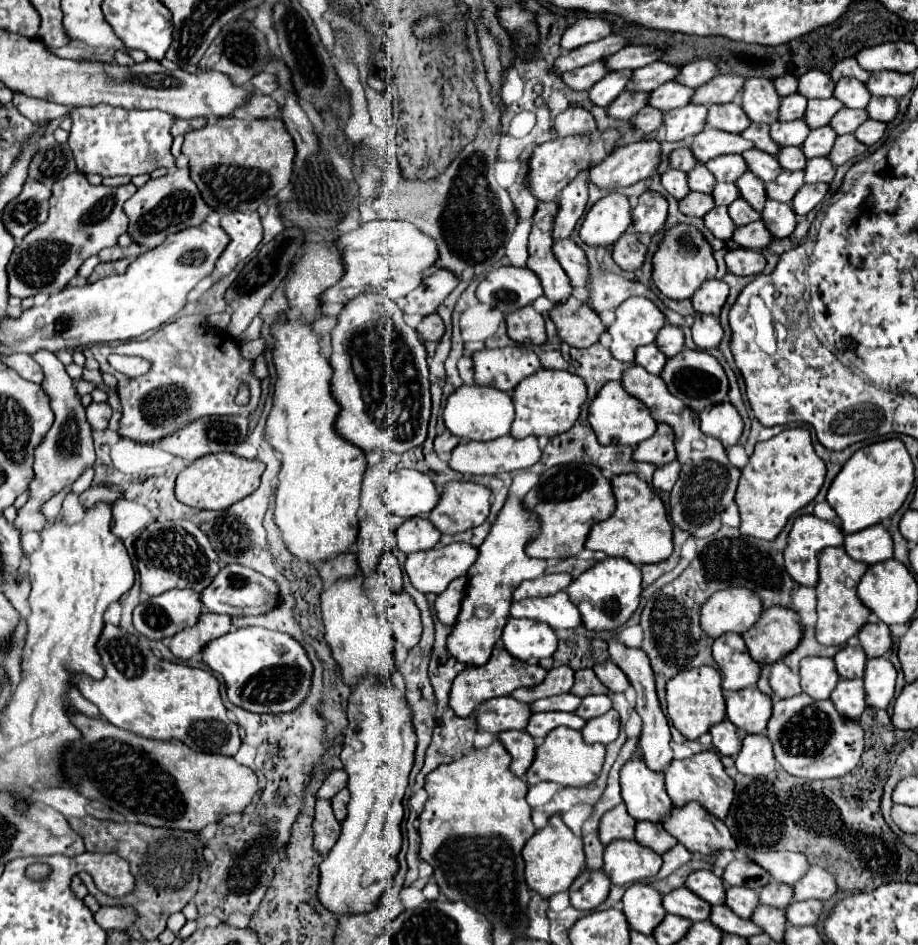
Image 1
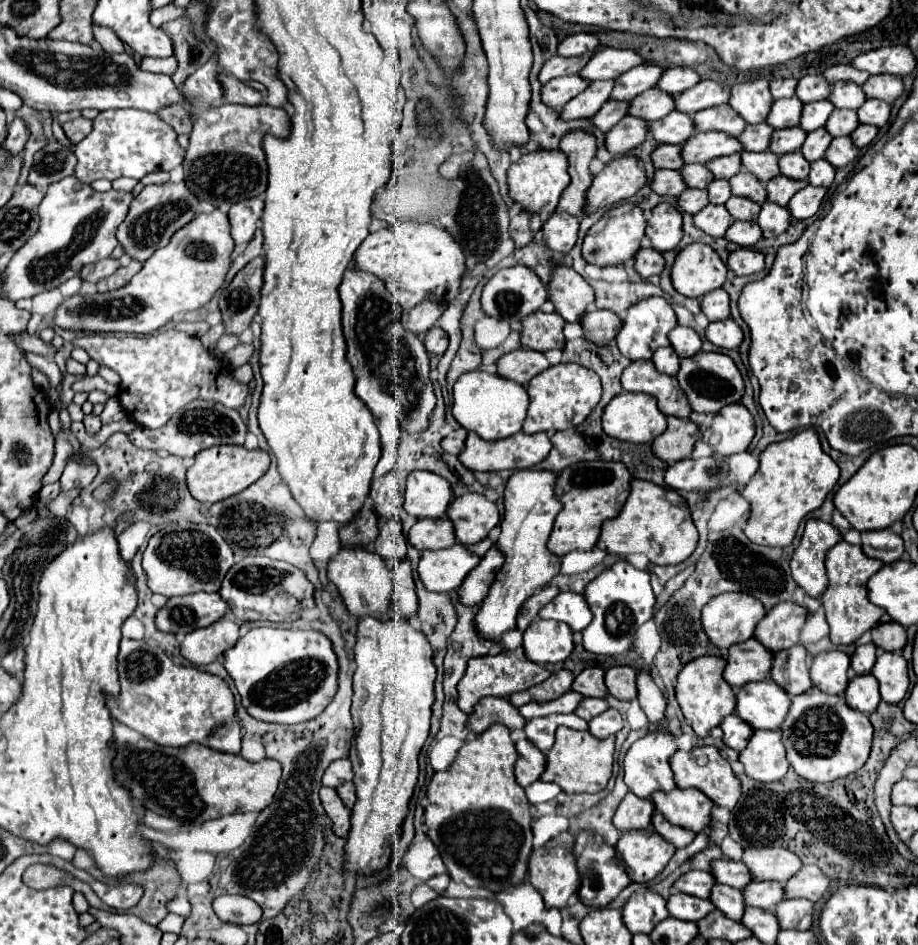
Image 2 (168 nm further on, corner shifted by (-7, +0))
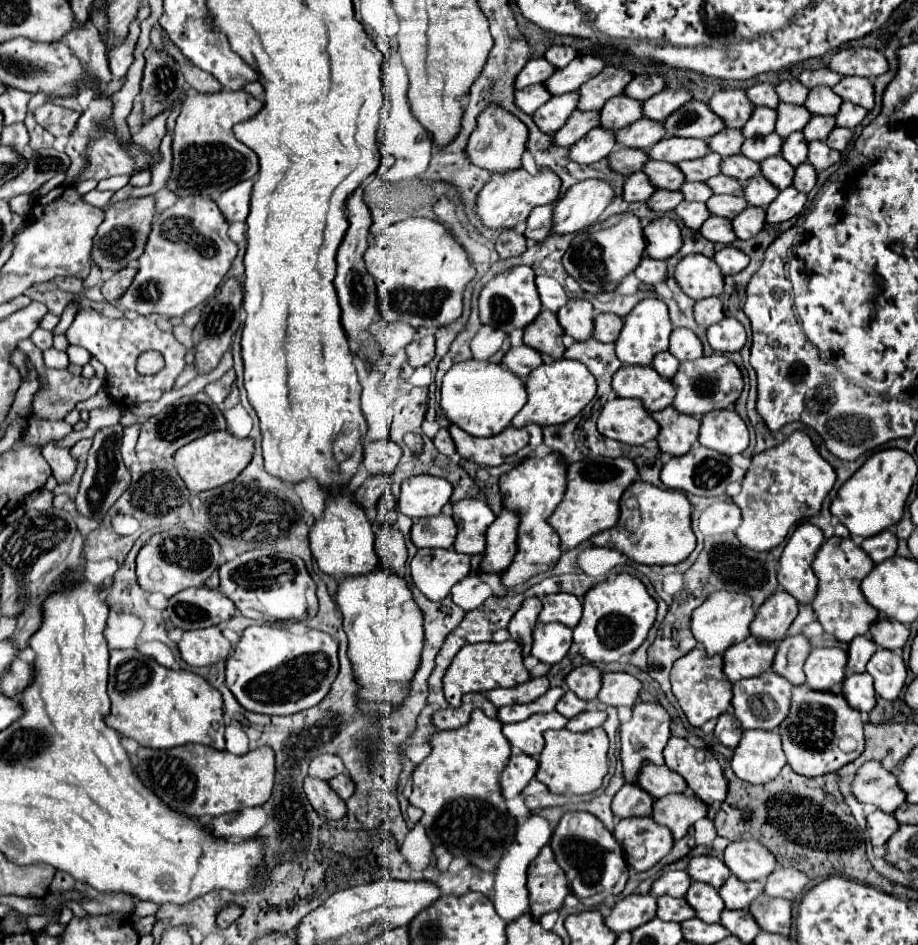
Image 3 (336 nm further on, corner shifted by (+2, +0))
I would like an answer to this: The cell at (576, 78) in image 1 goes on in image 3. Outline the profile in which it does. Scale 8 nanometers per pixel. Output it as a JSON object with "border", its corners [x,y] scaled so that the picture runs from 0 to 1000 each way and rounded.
{"border":[[[585,89],[585,91],[576,91],[576,93],[570,93],[570,95],[563,95],[561,97],[561,108],[563,112],[574,119],[574,121],[581,121],[587,112],[592,112],[596,106],[598,106],[598,95],[594,95],[594,89]]]}

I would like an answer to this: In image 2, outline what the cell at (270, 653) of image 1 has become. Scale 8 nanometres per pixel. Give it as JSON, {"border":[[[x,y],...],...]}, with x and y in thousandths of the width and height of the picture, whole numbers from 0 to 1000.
{"border":[[[296,662],[275,665],[244,692],[244,707],[255,720],[264,737],[264,747],[270,751],[270,756],[290,764],[322,766],[322,764],[340,762],[349,753],[353,753],[353,749],[362,743],[368,730],[366,690],[362,686],[362,679],[351,669],[344,667],[314,667],[314,665],[296,665]]]}

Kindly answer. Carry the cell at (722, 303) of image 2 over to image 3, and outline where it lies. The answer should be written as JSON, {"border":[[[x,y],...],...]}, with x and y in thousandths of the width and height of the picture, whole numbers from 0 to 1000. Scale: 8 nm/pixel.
{"border":[[[783,315],[759,317],[757,324],[755,324],[755,332],[757,332],[757,341],[768,345],[768,347],[775,345],[775,343],[781,343],[785,337],[790,337]]]}

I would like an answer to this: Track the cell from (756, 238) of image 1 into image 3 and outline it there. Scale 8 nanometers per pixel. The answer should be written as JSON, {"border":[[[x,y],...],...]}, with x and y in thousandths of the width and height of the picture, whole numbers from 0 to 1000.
{"border":[[[772,229],[768,237],[761,243],[770,254],[783,256],[783,258],[798,258],[803,250],[798,248],[798,237],[794,231],[783,231],[783,229]]]}

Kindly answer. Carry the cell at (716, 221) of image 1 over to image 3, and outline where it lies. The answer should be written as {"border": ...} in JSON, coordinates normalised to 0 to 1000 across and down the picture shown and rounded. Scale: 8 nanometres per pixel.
{"border":[[[742,214],[742,218],[737,218],[735,226],[744,233],[744,237],[753,243],[761,243],[768,235],[768,231],[772,231],[772,220],[766,214]]]}

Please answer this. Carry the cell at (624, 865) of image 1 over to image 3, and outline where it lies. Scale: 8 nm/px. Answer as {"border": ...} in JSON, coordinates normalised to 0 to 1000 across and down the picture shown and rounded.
{"border":[[[711,866],[674,868],[668,885],[676,891],[681,910],[692,923],[703,923],[714,916],[733,897],[731,880],[711,870]]]}

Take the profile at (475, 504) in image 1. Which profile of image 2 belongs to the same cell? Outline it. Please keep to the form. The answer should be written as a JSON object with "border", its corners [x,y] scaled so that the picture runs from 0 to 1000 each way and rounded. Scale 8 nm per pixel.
{"border":[[[505,523],[497,527],[488,538],[488,546],[495,552],[499,574],[505,578],[527,571],[545,552],[540,533],[532,531],[525,523]]]}

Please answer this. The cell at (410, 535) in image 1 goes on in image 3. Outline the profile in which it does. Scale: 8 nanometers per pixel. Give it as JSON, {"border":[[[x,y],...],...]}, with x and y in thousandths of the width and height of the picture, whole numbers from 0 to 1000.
{"border":[[[478,544],[472,548],[456,548],[448,559],[448,571],[454,580],[491,580],[498,567],[498,557],[491,546]]]}

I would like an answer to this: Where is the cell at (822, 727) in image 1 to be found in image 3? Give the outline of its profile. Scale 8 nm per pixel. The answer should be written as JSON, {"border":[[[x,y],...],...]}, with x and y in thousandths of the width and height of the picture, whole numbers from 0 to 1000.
{"border":[[[879,724],[864,728],[862,751],[849,766],[849,777],[859,811],[879,823],[890,823],[916,815],[938,798],[942,787],[938,756],[929,751],[916,734],[888,732],[879,728]]]}

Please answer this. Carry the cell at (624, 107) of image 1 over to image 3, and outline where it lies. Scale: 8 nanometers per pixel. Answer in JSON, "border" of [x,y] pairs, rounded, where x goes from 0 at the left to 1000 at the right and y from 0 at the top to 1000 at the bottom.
{"border":[[[626,116],[620,127],[615,129],[615,133],[602,142],[602,152],[607,154],[624,154],[631,146],[635,146],[644,135],[653,133],[653,125],[655,121],[653,119],[633,119],[633,116]]]}

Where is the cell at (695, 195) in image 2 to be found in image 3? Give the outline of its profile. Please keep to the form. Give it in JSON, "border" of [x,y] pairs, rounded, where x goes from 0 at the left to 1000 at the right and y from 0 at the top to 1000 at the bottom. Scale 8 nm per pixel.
{"border":[[[716,201],[707,212],[707,220],[716,222],[716,224],[731,224],[735,222],[742,214],[744,214],[744,205],[742,203],[731,203],[731,201]]]}

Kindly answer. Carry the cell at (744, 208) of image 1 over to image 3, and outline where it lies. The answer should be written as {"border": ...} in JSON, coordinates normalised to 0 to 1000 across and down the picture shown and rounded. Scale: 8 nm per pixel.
{"border":[[[785,205],[785,207],[775,207],[770,214],[770,220],[777,224],[785,224],[783,229],[790,231],[801,231],[804,226],[807,226],[807,222],[814,220],[814,214],[809,207],[792,207],[792,205]]]}

